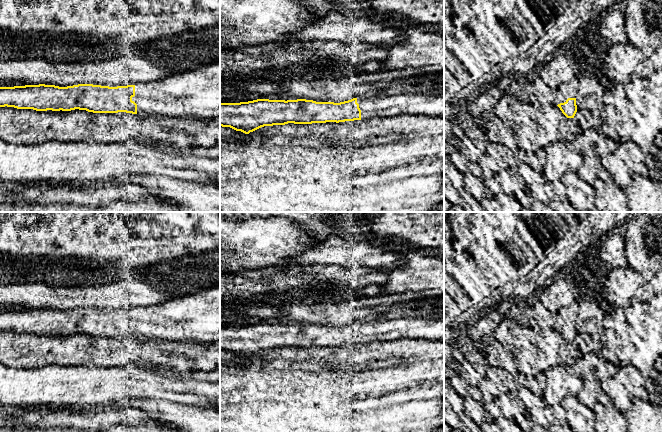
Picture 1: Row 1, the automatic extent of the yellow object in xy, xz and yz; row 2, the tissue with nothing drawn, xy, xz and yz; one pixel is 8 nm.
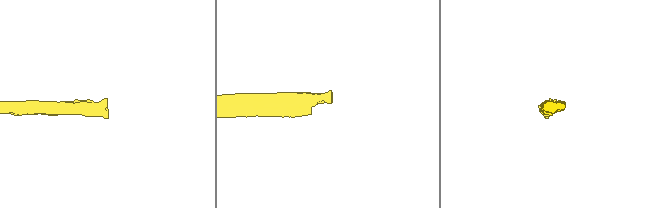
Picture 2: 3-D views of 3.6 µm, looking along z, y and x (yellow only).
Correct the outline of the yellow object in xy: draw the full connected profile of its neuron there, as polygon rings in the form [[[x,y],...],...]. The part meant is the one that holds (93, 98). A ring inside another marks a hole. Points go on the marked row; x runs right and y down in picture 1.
[[[220,60],[195,70],[173,73],[163,79],[127,86],[78,84],[67,87],[55,85],[25,85],[0,87],[0,107],[33,109],[36,111],[86,110],[93,113],[164,115],[169,117],[220,117]]]

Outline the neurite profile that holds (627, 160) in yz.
[[[618,141],[613,152],[600,156],[600,162],[621,189],[626,188],[635,175],[647,175],[645,153],[633,142]]]

